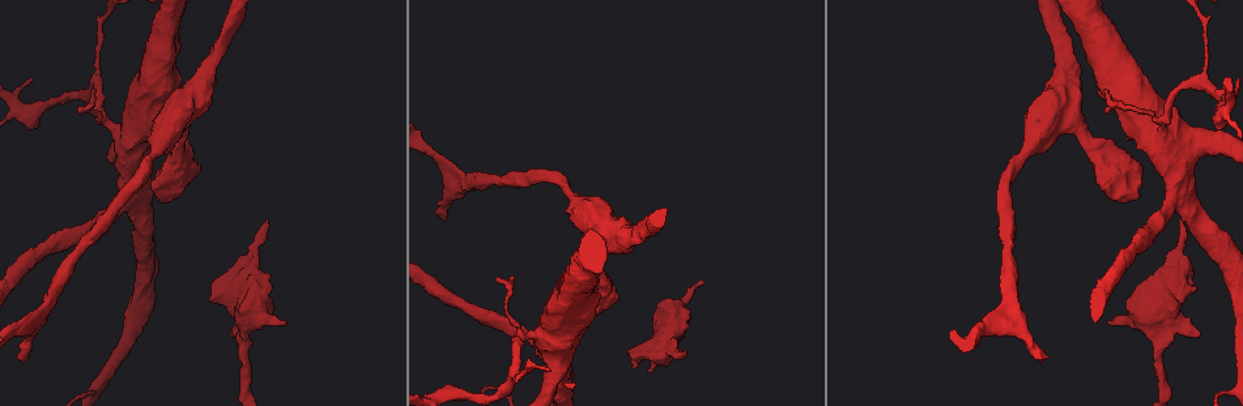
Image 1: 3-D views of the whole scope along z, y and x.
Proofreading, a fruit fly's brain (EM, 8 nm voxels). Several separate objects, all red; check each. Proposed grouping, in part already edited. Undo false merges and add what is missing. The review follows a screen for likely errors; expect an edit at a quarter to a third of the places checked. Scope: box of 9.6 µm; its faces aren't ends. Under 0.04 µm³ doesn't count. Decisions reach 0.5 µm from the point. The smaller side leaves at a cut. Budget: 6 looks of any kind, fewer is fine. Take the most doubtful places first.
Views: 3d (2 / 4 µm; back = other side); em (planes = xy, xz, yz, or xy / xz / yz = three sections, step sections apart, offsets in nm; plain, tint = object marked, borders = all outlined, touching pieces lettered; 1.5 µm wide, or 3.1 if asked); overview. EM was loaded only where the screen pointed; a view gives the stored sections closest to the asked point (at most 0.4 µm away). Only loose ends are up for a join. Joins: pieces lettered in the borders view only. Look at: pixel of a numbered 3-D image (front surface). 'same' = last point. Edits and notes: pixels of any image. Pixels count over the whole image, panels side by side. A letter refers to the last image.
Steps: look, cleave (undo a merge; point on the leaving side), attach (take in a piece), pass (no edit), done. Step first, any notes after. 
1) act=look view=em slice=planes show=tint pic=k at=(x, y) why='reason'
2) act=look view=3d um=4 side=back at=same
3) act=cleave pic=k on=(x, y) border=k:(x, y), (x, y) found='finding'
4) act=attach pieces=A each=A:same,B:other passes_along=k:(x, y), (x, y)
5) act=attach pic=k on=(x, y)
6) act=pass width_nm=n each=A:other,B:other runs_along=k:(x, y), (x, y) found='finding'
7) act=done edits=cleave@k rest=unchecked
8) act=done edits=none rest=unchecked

act=look view=em slice=xz step=4 show=borders pic=1 at=(266, 220) why='branch stops here'

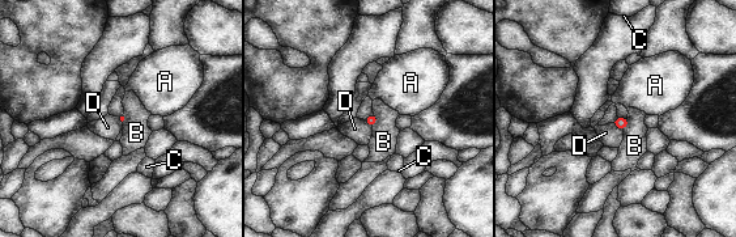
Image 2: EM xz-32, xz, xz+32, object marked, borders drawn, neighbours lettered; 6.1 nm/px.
act=look view=em slice=planes show=borders at=same why='cut it another way'

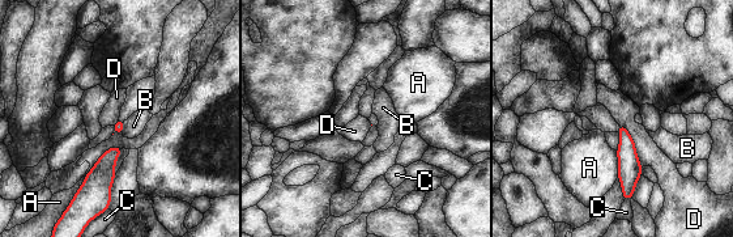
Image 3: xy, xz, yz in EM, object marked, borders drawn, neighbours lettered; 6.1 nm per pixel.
act=pass each=A:other,B:other,C:other,D:other border=3:(618, 123), (631, 136), (642, 166) found='none of them fits'

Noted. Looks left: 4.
act=look view=3d um=2 pic=1 at=(1049, 358) why='free end'

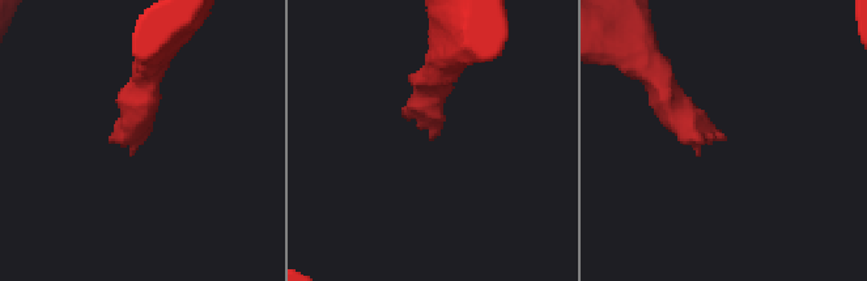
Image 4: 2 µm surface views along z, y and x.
act=look view=em slice=yz step=4 show=tint pic=4 at=(431, 136) why='now the EM'

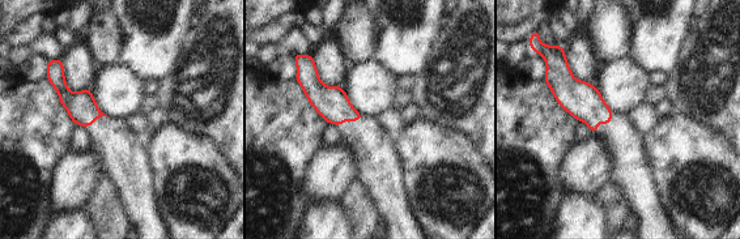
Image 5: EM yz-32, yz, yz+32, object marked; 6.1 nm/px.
act=look view=em slice=planes show=borders at=same why='another direction'

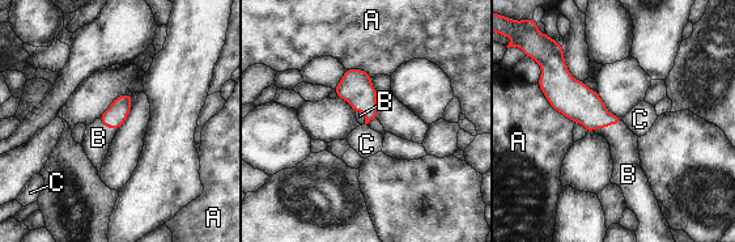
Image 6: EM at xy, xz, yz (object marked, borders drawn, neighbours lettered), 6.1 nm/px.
act=attach pieces=B width_nm=140 each=A:other,B:same,C:other passes_along=6:(576, 101), (607, 124), (623, 143) found='it goes on there'

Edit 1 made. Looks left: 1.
act=done edits=attach@6 rest=unchecked

